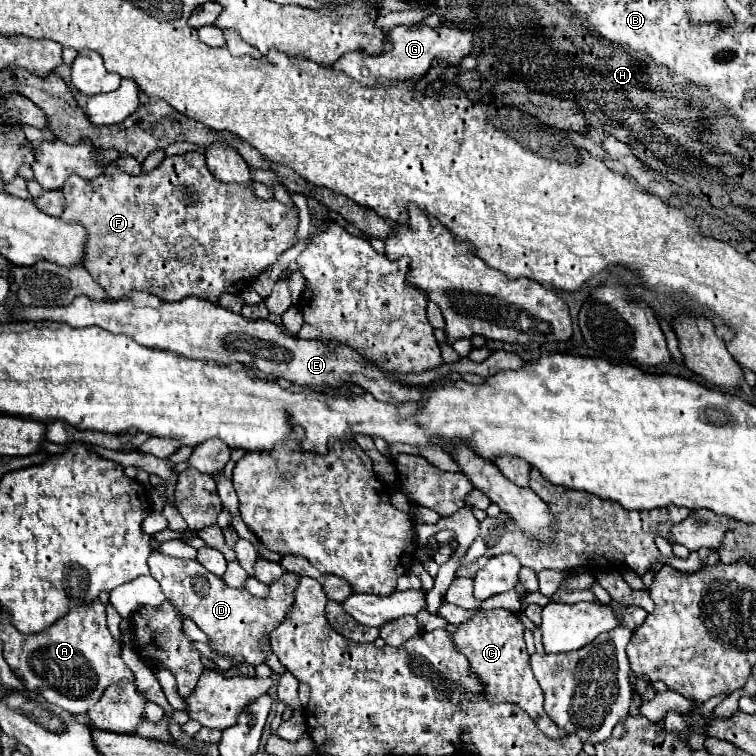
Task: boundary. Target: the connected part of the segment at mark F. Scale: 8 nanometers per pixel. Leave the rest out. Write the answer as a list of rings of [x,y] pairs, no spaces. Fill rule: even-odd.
[[[202,152],[168,156],[158,168],[138,176],[118,170],[84,180],[72,174],[66,178],[62,192],[66,206],[60,218],[86,228],[88,240],[82,264],[112,300],[126,298],[130,292],[140,290],[166,302],[196,296],[218,304],[218,298],[226,292],[240,294],[260,272],[270,268],[284,250],[298,242],[300,216],[294,204],[262,200],[242,184],[216,180],[208,172]]]

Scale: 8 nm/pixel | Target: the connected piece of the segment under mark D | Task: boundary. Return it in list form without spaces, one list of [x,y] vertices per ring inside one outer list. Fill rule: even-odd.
[[[154,550],[148,558],[150,576],[158,580],[166,600],[170,600],[182,616],[188,616],[210,638],[210,648],[218,656],[240,656],[244,662],[258,666],[266,660],[264,646],[270,646],[270,632],[280,626],[292,604],[300,576],[284,572],[276,582],[268,584],[266,598],[252,596],[248,590],[230,588],[222,578],[212,576],[198,560],[168,558]]]

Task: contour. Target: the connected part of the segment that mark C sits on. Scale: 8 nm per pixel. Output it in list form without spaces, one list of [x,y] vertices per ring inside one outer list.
[[[494,608],[494,610],[480,610],[466,622],[458,626],[458,630],[452,634],[454,648],[462,652],[472,672],[480,678],[484,684],[484,694],[488,702],[512,702],[524,708],[530,718],[536,722],[536,726],[544,732],[544,736],[558,740],[568,736],[562,728],[558,728],[548,714],[542,708],[542,692],[536,684],[536,678],[532,676],[532,668],[528,668],[528,652],[524,644],[524,624],[520,618],[506,610],[506,608]]]

